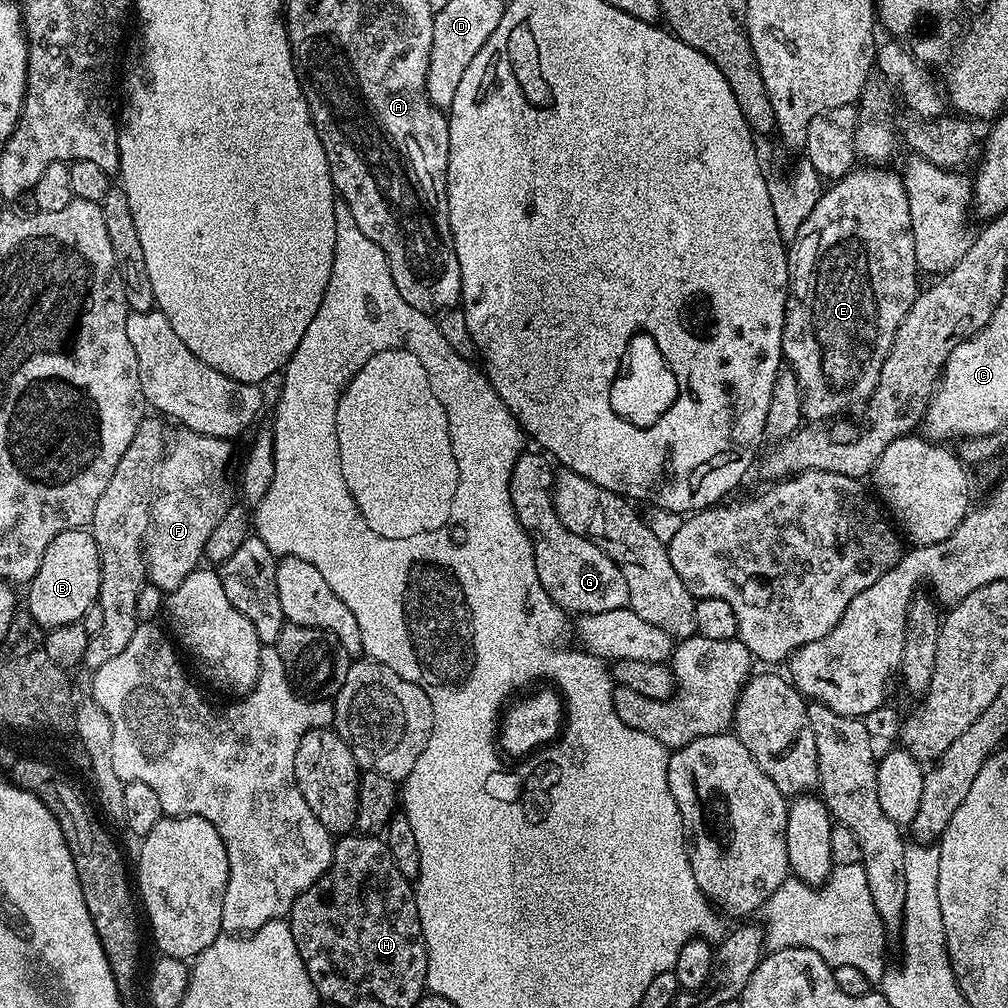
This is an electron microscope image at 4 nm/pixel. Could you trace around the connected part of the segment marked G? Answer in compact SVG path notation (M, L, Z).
M521 451L514 462L510 496L520 525L532 537L538 578L546 594L561 610L568 611L569 608L575 614L609 612L628 607L628 579L624 577L624 568L599 544L562 526L552 507L552 493L549 491L554 479L553 465L543 451L528 451Z

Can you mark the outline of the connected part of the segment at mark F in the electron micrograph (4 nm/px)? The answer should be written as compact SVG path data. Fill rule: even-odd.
M181 431L176 441L171 441L170 451L166 460L172 463L172 484L160 497L153 499L150 504L150 535L146 540L146 576L164 594L171 594L182 586L182 582L191 572L196 571L205 555L204 547L214 526L221 522L229 505L233 503L232 488L228 485L228 467L232 464L231 439L218 436L207 436L201 432Z

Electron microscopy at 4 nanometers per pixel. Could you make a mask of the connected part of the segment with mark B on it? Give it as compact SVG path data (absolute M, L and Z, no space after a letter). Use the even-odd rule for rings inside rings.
M71 528L58 534L42 550L32 589L28 592L28 612L44 630L75 624L89 615L100 595L100 555L91 531Z

